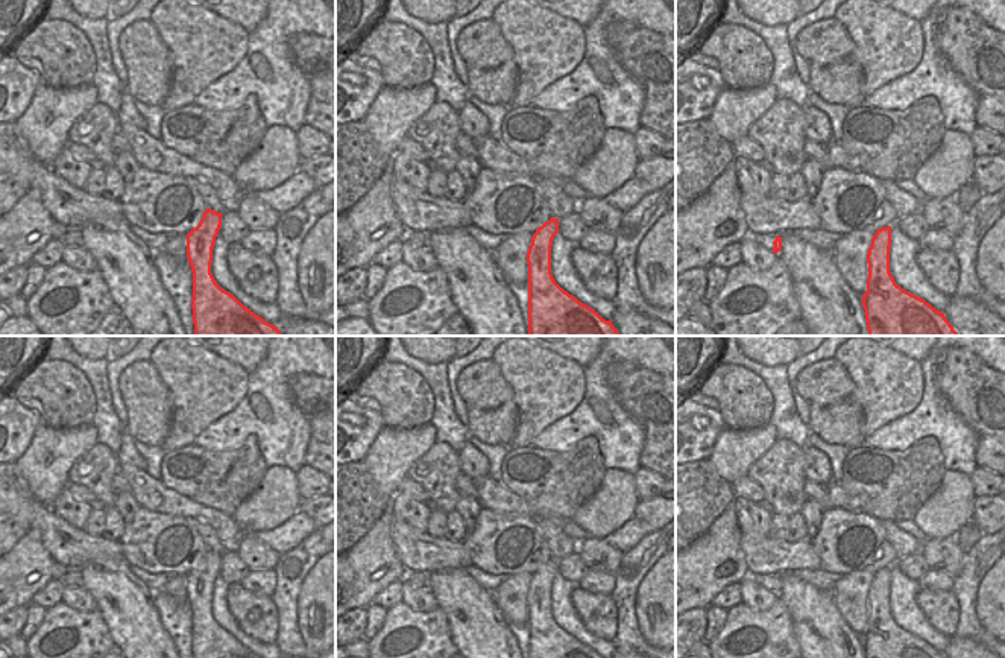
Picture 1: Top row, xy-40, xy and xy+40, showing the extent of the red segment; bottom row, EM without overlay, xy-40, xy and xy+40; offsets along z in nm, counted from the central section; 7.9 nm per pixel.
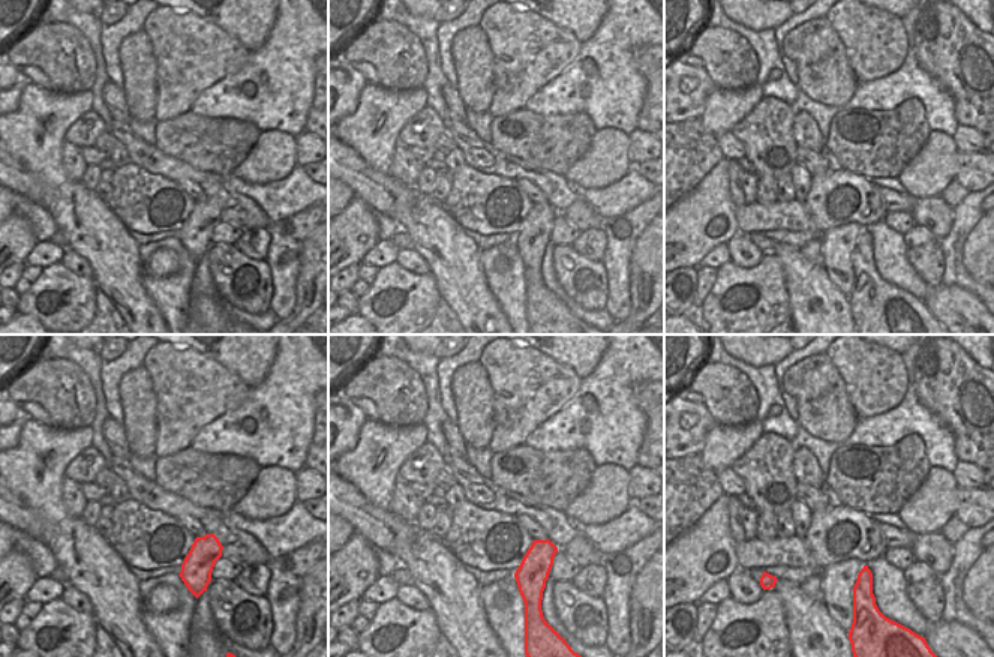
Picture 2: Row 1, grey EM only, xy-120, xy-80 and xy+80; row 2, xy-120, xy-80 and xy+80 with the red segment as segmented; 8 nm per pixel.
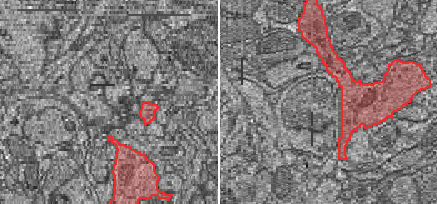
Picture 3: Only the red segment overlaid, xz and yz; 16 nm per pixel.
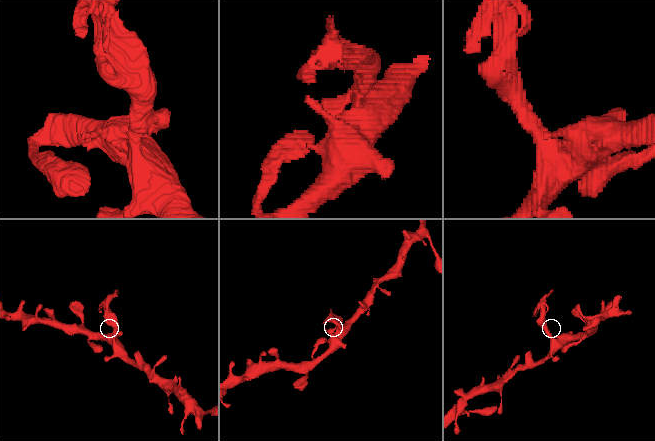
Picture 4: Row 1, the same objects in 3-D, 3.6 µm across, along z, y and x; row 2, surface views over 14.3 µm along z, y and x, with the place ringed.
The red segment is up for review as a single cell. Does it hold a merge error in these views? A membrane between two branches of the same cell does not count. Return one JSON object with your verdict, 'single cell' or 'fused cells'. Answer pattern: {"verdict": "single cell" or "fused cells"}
{"verdict": "fused cells"}

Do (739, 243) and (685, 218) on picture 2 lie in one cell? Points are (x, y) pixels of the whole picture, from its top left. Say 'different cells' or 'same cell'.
different cells

